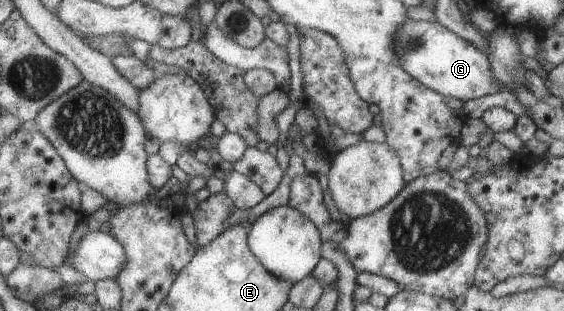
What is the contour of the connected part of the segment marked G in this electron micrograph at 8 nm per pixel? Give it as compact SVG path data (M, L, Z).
M408 19L397 29L394 51L410 77L439 94L464 102L504 91L491 72L487 54L436 21Z

